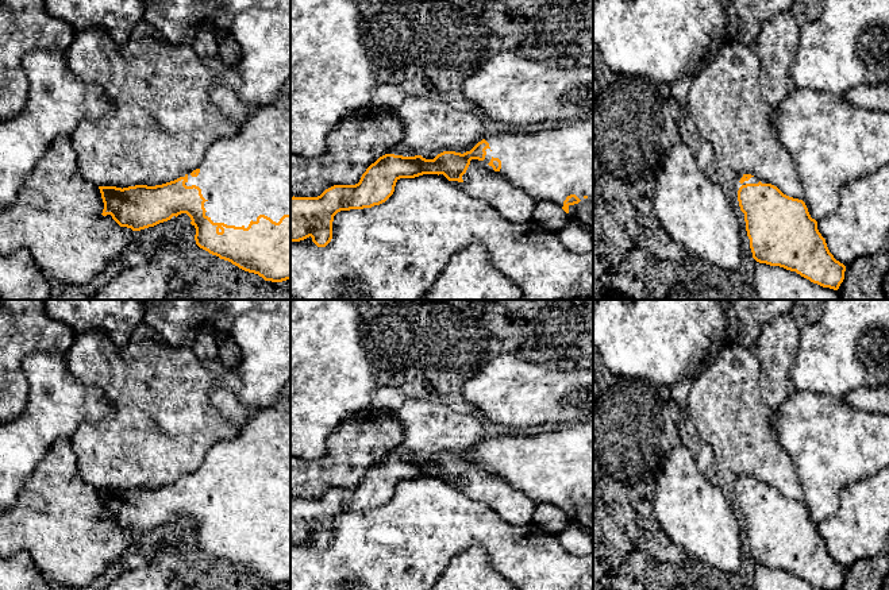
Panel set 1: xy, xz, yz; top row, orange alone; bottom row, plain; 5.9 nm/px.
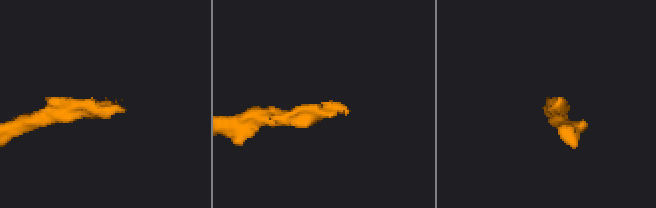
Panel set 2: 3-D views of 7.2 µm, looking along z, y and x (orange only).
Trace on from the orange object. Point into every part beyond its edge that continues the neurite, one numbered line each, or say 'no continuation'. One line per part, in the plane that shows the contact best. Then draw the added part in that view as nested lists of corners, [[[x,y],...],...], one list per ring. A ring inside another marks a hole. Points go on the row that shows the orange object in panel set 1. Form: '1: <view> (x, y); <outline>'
1: xy (247, 174); [[[284,95],[270,105],[259,107],[240,127],[239,131],[230,138],[218,139],[205,153],[203,161],[200,162],[200,170],[197,177],[188,174],[186,186],[196,185],[201,189],[203,197],[207,200],[204,203],[205,216],[208,216],[213,223],[224,223],[227,225],[245,227],[247,228],[250,221],[257,221],[259,215],[270,217],[273,221],[278,223],[284,215],[290,215],[290,95]]]

